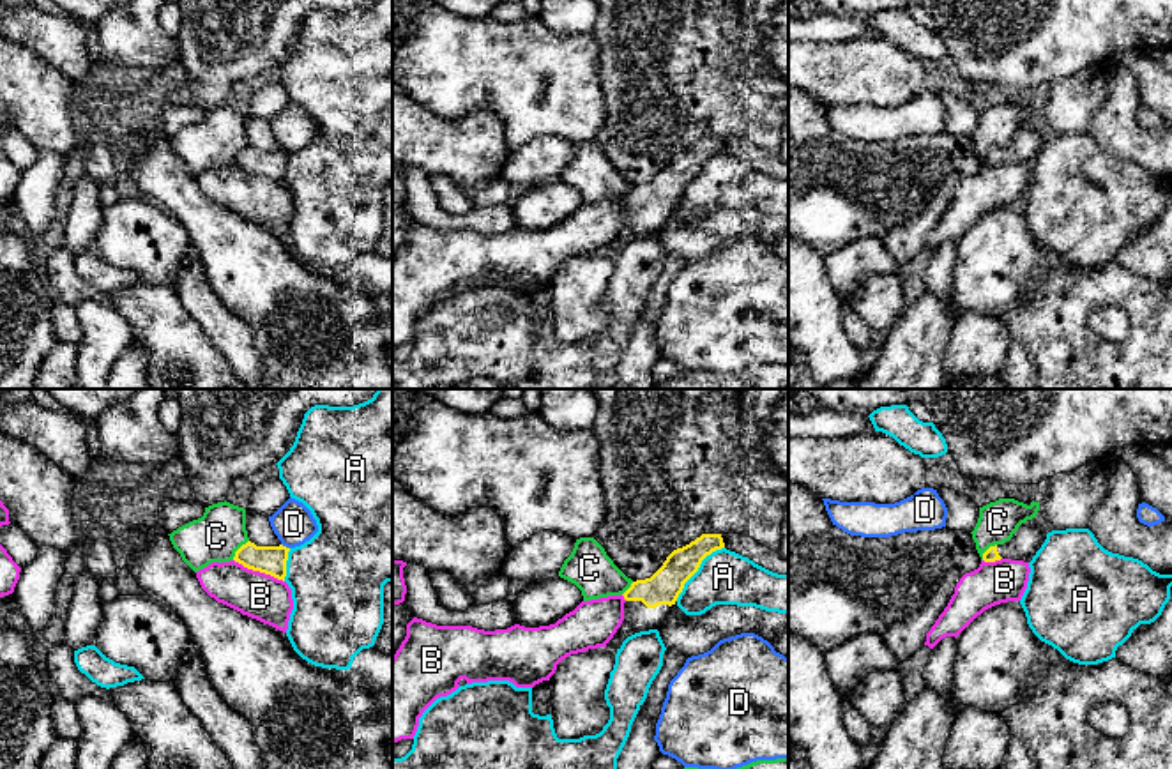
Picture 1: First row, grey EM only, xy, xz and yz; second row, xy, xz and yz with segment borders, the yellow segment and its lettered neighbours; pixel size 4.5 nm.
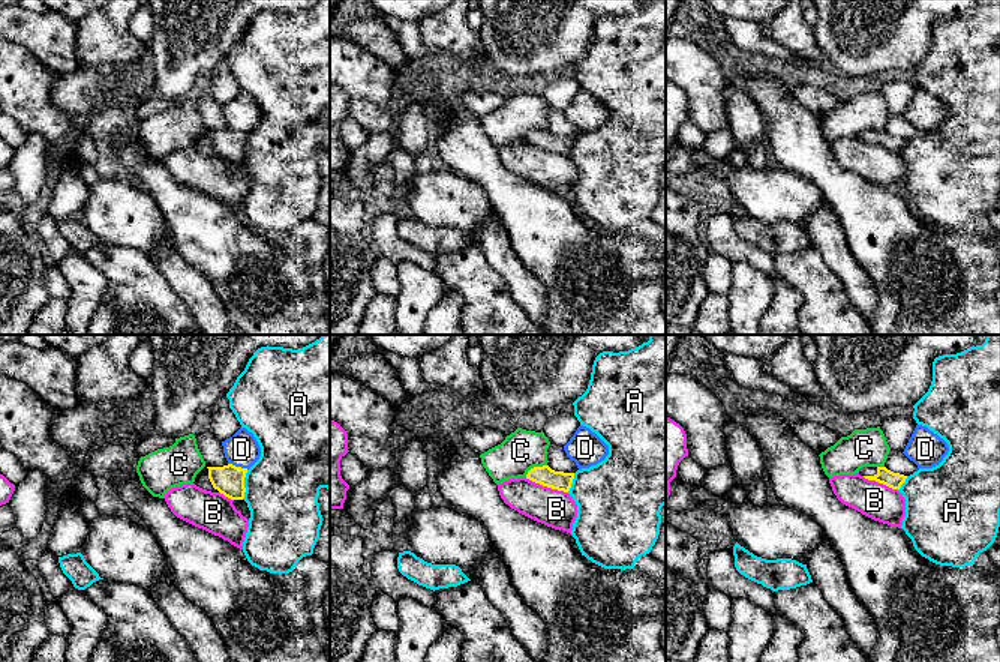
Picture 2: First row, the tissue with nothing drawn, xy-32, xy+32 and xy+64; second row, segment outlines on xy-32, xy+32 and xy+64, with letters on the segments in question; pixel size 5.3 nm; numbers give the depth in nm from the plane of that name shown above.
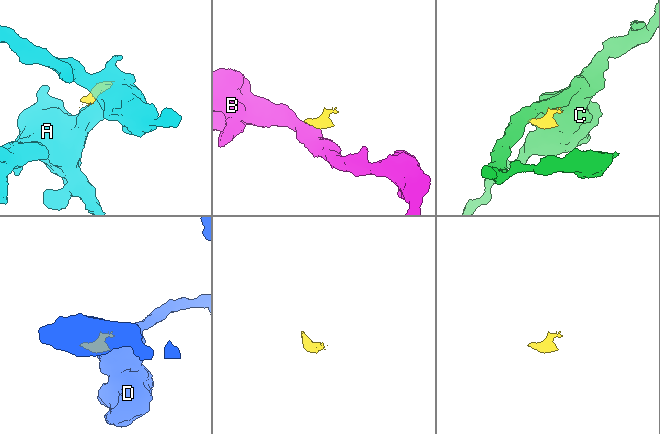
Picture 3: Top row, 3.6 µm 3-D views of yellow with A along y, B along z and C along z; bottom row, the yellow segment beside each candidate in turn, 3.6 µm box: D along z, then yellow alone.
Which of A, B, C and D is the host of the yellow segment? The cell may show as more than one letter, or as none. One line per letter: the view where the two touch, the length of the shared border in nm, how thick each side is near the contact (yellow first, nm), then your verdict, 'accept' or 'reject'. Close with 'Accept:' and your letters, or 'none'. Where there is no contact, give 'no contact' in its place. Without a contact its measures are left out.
A: xz | 340 nm | 160/240 nm | reject
B: xy | 260 nm | 130/220 nm | reject
C: xy | 120 nm | 130/220 nm | reject
D: xy | 50 nm | 130/190 nm | reject
Accept: none

